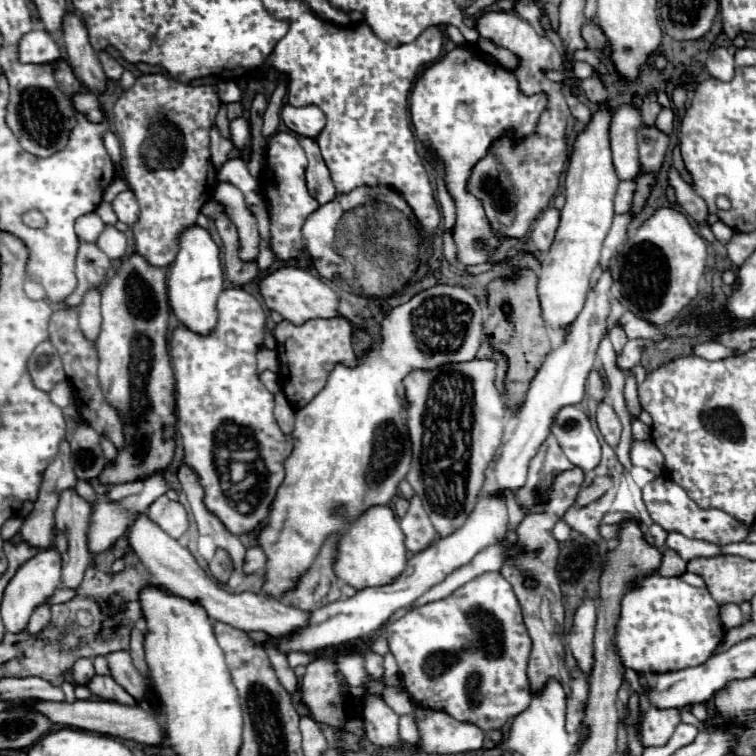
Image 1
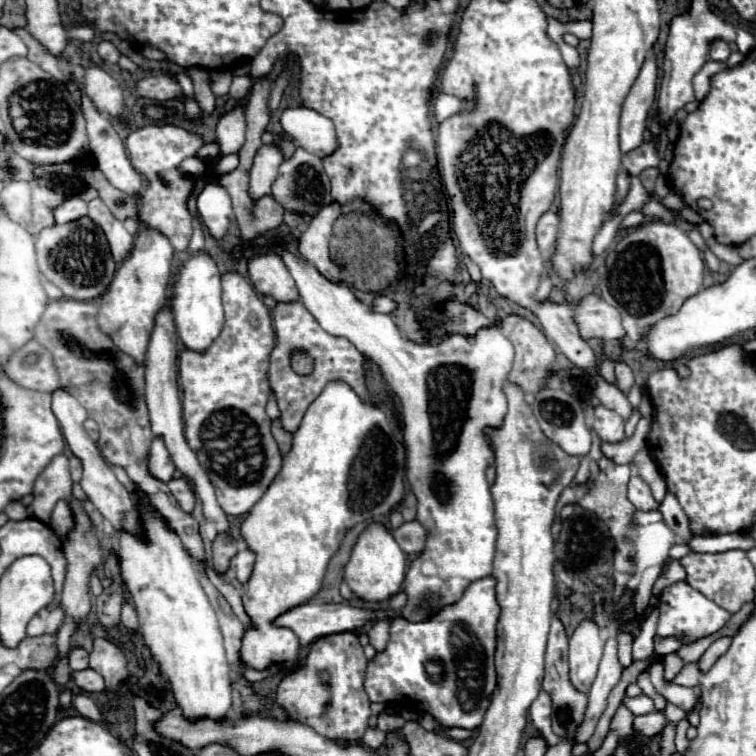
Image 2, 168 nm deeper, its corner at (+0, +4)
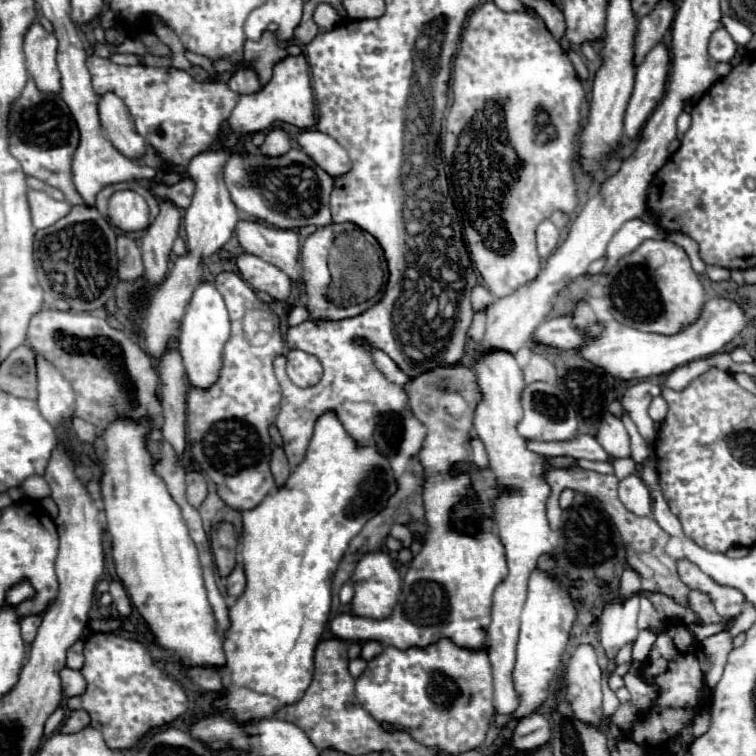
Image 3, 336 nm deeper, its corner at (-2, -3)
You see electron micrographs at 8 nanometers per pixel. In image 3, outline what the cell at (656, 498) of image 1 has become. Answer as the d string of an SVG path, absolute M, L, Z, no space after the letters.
M631 474L619 482L619 498L625 504L627 510L631 510L637 516L649 516L651 514L651 498L649 490L641 482L637 474Z

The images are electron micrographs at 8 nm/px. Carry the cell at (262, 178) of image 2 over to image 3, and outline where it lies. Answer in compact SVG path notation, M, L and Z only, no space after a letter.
M281 128L271 130L271 132L267 134L263 146L259 148L259 152L265 154L265 156L283 156L283 154L289 152L289 150L291 150L291 140L289 140L287 132L281 130Z

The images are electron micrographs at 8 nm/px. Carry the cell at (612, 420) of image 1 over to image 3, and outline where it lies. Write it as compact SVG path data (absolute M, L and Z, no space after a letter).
M605 412L603 420L599 424L597 442L613 458L625 458L625 456L631 454L631 450L629 450L629 434L627 434L621 418L613 416L611 412Z

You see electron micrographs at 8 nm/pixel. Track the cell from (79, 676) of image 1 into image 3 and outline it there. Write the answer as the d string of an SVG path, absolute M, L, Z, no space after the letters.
M79 640L77 644L73 644L73 648L69 648L67 652L67 668L71 670L81 670L83 668L83 642Z

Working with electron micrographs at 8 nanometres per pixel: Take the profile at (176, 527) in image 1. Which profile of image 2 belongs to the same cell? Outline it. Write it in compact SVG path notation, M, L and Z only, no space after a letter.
M185 477L171 479L171 481L169 481L169 489L171 489L171 493L175 495L175 499L179 501L181 509L187 511L187 513L191 513L193 507L195 507L195 493L193 493L189 481L187 481Z

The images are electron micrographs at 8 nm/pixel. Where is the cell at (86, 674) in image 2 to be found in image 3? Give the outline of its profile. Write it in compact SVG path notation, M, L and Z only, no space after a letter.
M71 668L61 670L61 682L63 682L63 692L67 696L81 696L87 690L87 680L83 678L83 674Z

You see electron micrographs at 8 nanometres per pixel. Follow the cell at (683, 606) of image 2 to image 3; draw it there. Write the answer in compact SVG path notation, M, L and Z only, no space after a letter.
M691 590L689 592L689 610L693 610L699 616L699 622L701 624L719 624L719 622L725 622L715 612L709 596L705 596L703 592L697 592L697 590Z

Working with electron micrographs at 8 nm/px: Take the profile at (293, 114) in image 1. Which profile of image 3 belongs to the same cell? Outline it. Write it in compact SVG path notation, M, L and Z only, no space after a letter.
M307 128L307 130L299 130L295 140L301 146L301 150L315 160L319 168L329 172L329 176L335 178L349 172L351 160L345 148L329 134L323 134L315 128Z

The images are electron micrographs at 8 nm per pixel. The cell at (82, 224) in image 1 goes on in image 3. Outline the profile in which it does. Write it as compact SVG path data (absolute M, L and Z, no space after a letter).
M29 190L27 200L31 210L31 220L36 230L53 226L57 220L65 218L71 212L69 202L57 202L39 190Z

